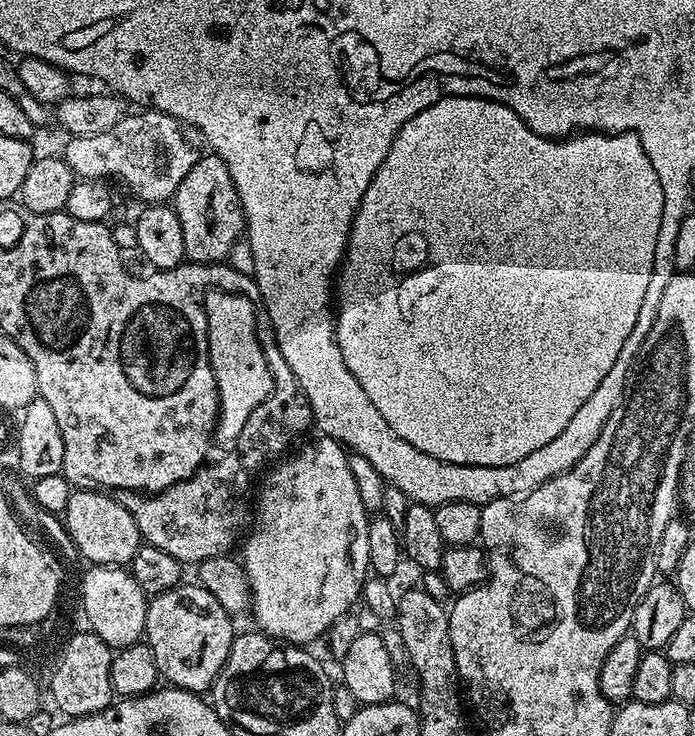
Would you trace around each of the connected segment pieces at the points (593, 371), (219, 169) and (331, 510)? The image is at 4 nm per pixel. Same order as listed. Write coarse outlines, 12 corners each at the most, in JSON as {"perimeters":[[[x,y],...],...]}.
{"perimeters":[[[635,132],[370,186],[346,370],[457,468],[617,367],[662,182]],[[220,156],[198,158],[172,199],[184,257],[225,261],[244,232]],[[321,435],[254,500],[259,631],[308,646],[370,575],[349,453]]]}

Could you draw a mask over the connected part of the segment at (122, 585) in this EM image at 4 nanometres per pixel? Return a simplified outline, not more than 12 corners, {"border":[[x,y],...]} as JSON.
{"border":[[89,567],[87,627],[109,648],[144,640],[149,597],[127,567]]}

